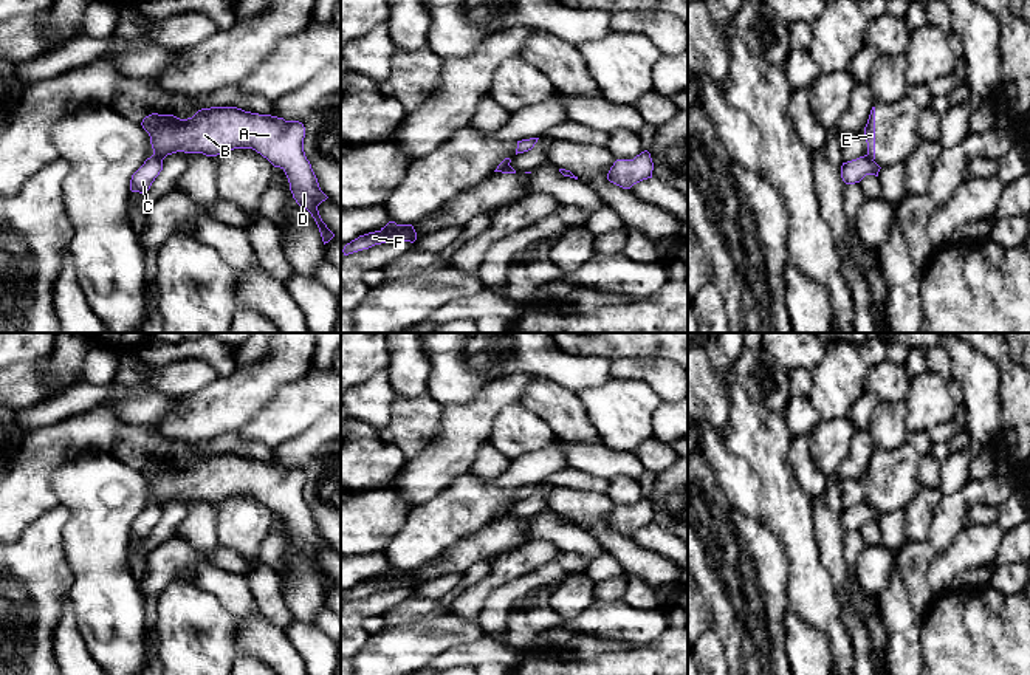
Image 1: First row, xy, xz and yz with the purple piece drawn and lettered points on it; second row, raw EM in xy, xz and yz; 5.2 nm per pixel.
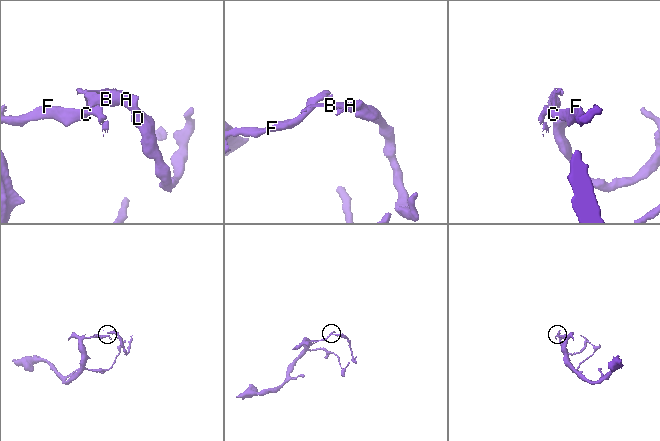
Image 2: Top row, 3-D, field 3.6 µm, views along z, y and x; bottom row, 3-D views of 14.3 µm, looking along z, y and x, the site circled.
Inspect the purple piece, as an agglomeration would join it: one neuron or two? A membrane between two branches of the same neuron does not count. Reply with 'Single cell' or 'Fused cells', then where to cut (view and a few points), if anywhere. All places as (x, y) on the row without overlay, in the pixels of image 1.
Fused cells. Split along xy (152, 502), (161, 507)

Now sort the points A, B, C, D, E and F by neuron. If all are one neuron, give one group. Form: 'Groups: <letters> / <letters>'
Groups: A B D E / C F

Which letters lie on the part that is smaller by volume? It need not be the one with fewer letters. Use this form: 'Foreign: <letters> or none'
Foreign: A, B, D, E

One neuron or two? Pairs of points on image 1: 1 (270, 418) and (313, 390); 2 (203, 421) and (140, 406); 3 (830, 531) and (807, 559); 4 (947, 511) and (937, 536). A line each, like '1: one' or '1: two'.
1: one
2: two
3: two
4: one

